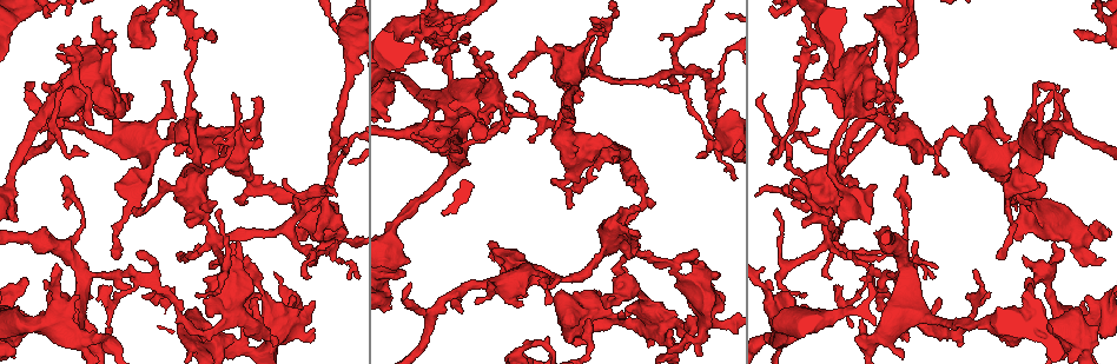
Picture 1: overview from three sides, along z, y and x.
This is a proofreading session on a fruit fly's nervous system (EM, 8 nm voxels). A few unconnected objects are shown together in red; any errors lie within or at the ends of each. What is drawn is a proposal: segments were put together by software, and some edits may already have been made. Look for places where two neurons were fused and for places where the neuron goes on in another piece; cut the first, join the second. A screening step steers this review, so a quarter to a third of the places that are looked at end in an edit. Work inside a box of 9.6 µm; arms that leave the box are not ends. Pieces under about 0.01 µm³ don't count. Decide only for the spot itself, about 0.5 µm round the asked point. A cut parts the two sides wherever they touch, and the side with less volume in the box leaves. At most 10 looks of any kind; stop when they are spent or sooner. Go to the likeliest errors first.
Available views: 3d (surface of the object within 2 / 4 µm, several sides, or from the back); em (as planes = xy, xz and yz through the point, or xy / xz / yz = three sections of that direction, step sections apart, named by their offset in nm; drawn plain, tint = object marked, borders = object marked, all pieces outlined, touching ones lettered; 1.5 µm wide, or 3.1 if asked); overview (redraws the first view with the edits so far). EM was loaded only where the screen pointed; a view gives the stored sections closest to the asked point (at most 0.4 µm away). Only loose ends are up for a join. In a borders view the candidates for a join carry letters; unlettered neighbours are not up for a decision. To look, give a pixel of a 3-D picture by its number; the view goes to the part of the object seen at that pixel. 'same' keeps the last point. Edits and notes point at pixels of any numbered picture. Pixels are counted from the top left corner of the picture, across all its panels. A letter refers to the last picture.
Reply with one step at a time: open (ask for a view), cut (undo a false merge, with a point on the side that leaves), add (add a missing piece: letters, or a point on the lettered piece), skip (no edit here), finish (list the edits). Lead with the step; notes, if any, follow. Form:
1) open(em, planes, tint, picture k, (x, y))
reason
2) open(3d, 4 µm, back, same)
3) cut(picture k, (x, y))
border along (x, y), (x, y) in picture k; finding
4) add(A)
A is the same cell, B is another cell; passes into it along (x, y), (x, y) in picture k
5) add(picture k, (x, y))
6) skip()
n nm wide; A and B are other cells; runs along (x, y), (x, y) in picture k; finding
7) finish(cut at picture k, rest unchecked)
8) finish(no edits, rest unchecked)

open(3d, 2 µm, picture 1, (237, 243))
an open end

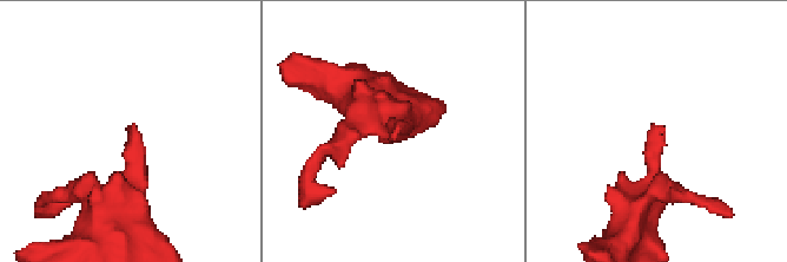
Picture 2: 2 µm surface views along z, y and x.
open(em, planes, plain, picture 2, (127, 127))

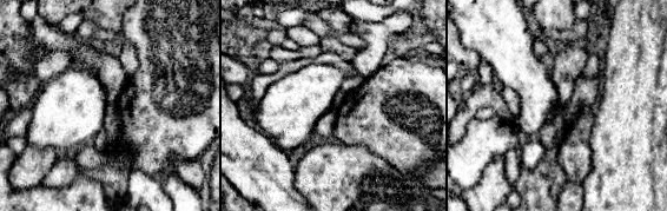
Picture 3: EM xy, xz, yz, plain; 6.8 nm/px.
open(em, planes, borders, same)
what lies round it

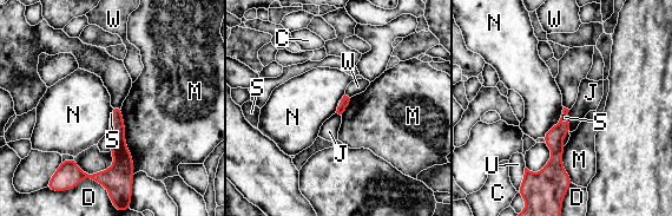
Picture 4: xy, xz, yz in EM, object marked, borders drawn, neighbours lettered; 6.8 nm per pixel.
skip()
C, D, J, M, N, S, U and W are other cells; no lettered piece goes on from it

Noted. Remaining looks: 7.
open(em, xy, step 8, tint, picture 1, (711, 147))
three-way junction

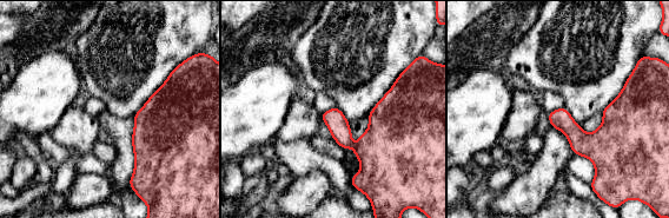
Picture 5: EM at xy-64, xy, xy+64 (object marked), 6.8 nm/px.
open(em, planes, borders, same)

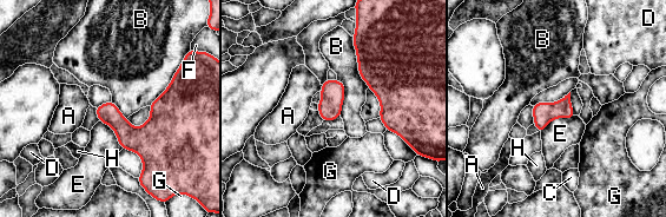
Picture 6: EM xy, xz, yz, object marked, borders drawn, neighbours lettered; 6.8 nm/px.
skip()
140 nm wide; A, B, C, D, E, F, G and H are other cells; border along (351, 37), (358, 74), (369, 87) in picture 6; one neuron here

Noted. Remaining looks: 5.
open(em, planes, plain, picture 1, (263, 140))
an open end

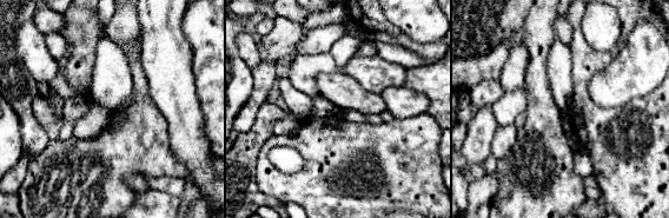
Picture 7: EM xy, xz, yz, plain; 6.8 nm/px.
open(em, planes, borders, same)

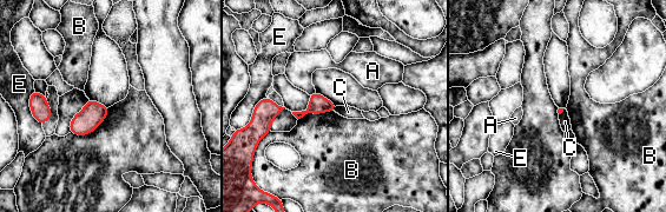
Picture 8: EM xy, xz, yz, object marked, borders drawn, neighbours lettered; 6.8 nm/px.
skip()
A, B, C and E are other cells; border along (337, 106), (334, 111) in picture 8; none of them fits

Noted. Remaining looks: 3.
open(3d, 4 µm, picture 1, (515, 115))

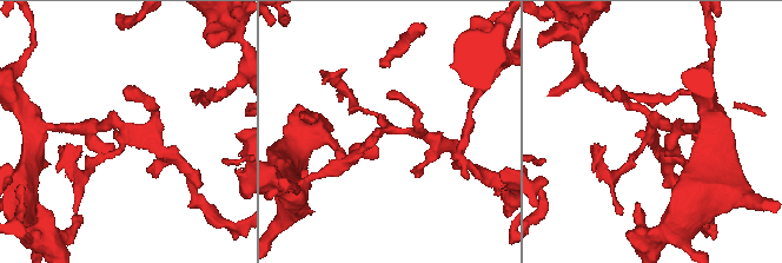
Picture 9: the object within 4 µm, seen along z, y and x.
open(em, yz, step 8, tint, picture 9, (387, 131))

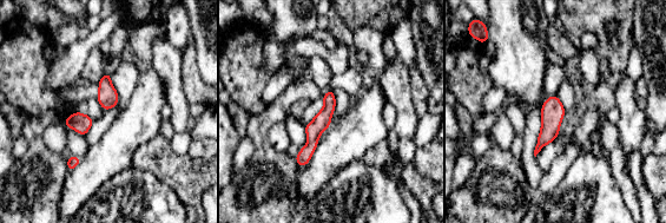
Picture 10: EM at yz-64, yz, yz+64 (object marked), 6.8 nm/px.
open(em, planes, borders, same)
another direction

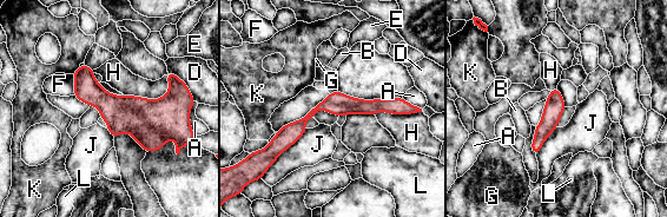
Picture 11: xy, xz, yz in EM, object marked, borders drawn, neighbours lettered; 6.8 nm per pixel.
skip()
A, B, D, E, F, G, H, J, K and L are other cells; border along (306, 129), (272, 163) in picture 11; continuous, no second neuron

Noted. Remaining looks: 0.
finish(no edits, rest unchecked)

